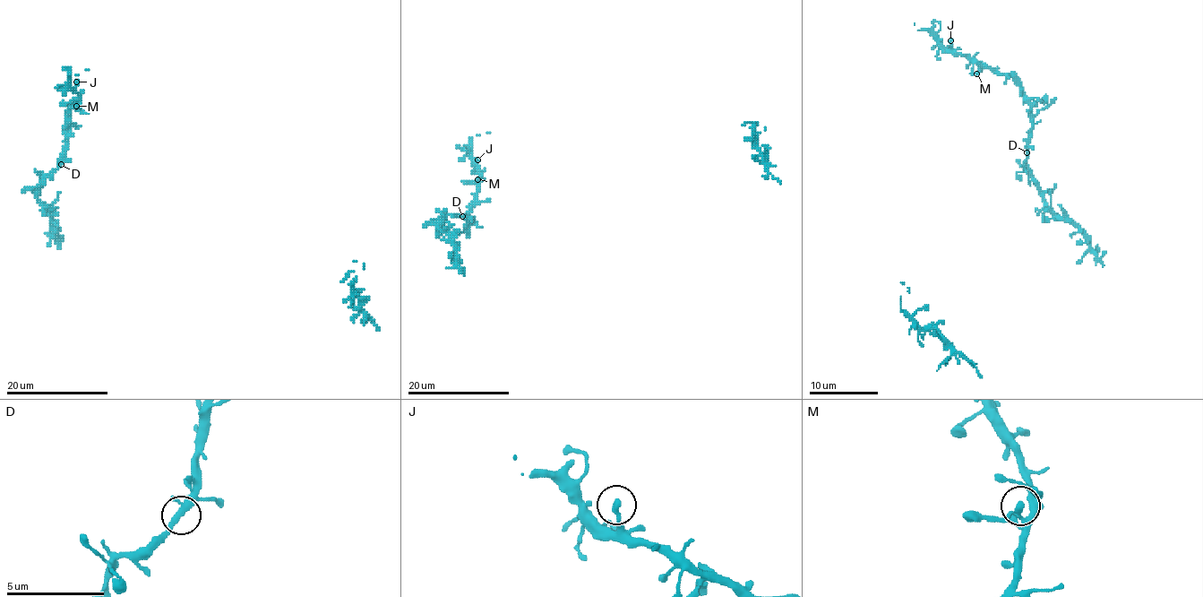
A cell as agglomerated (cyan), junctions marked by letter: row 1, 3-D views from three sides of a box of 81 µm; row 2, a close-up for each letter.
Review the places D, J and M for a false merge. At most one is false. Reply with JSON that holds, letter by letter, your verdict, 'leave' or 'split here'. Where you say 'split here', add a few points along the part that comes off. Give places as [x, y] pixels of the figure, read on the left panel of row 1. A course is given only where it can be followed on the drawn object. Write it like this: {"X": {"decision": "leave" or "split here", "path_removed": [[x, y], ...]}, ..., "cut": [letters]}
{"D": {"decision": "leave"}, "J": {"decision": "leave"}, "M": {"decision": "leave"}, "cut": []}

